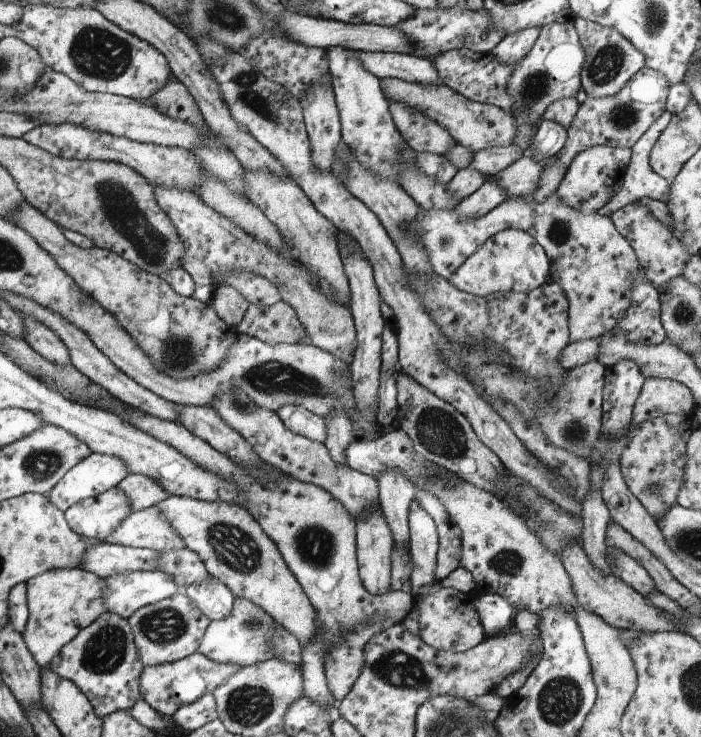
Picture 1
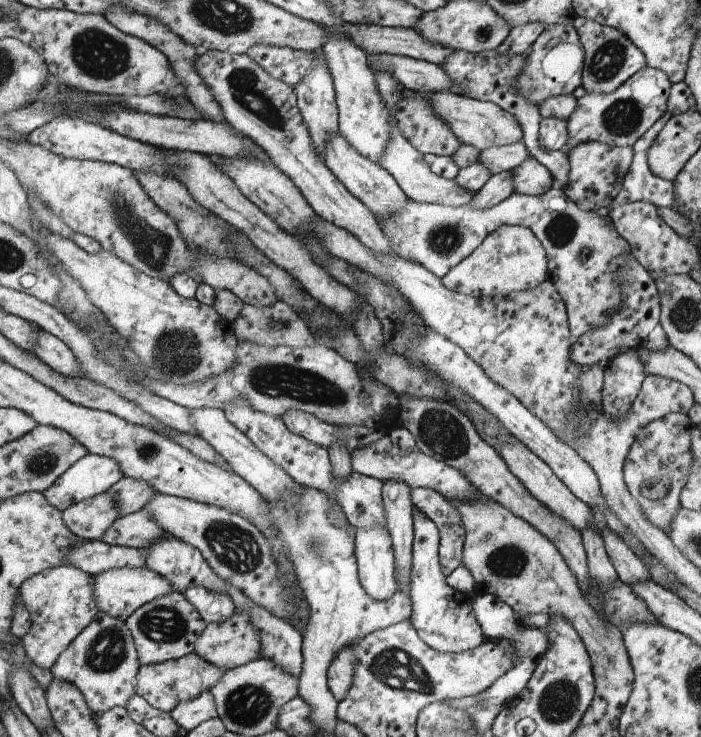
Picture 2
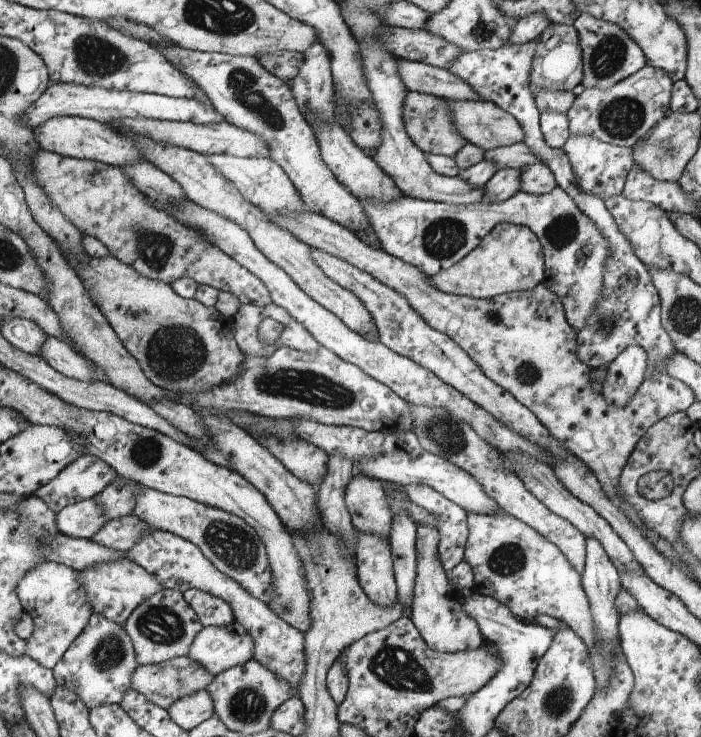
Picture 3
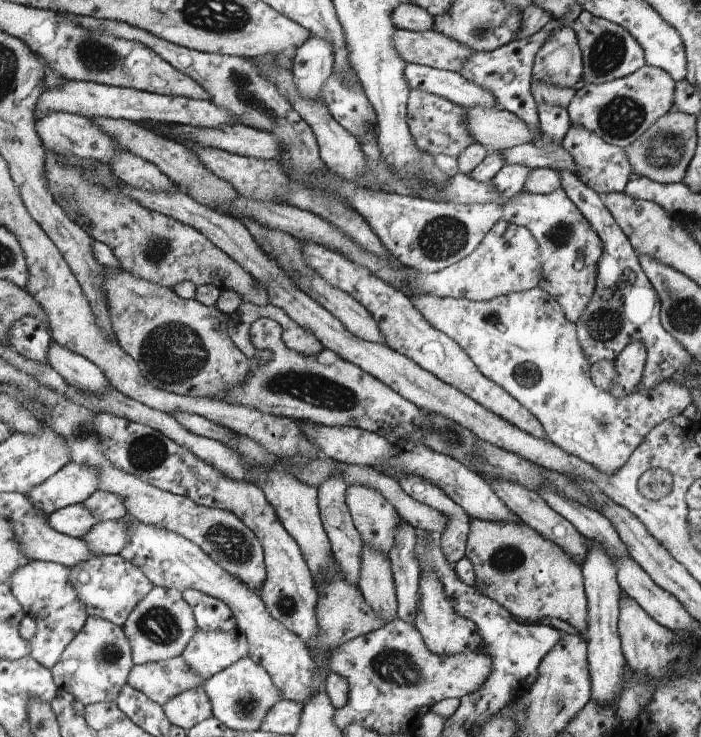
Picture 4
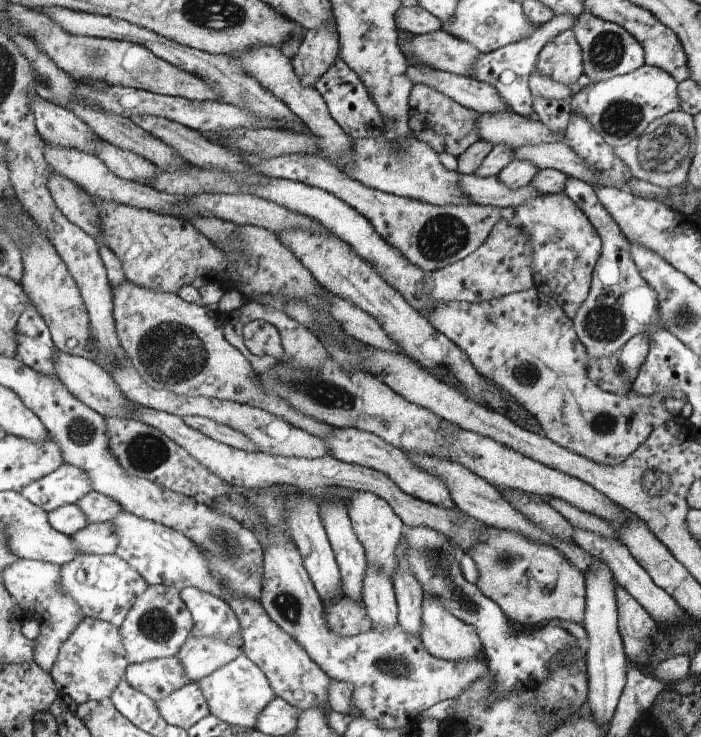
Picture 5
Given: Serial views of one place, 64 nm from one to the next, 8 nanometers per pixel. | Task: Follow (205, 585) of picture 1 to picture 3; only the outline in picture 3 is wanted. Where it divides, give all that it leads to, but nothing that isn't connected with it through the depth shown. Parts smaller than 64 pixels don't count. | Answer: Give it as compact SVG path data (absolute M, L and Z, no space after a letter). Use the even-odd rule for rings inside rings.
M194 588L186 590L183 594L186 602L193 606L201 618L203 626L230 626L234 622L232 606L224 598Z

